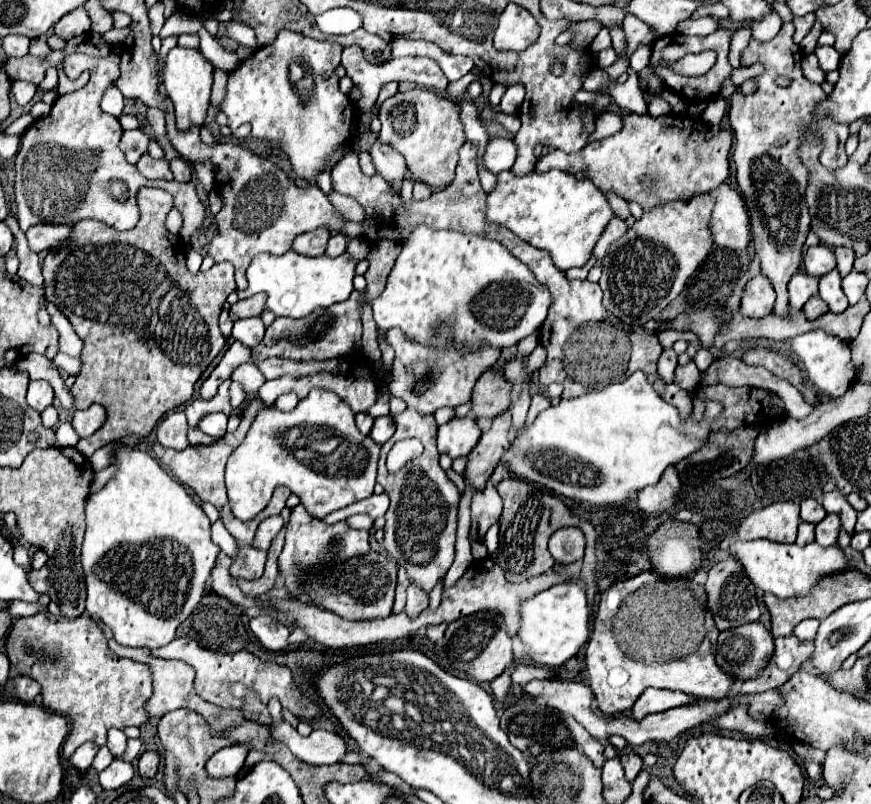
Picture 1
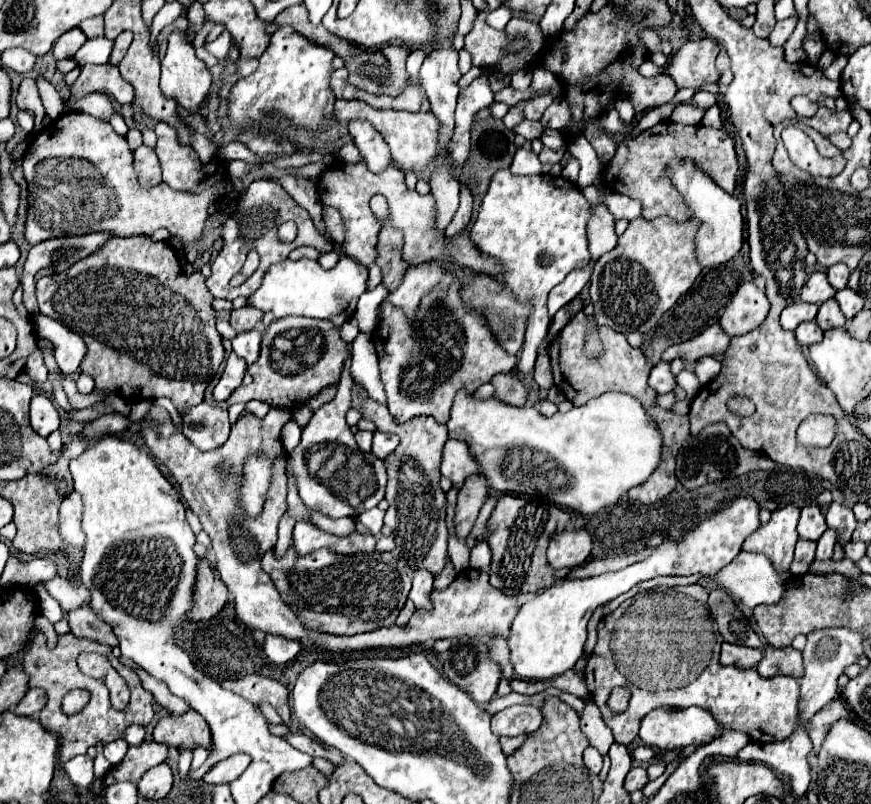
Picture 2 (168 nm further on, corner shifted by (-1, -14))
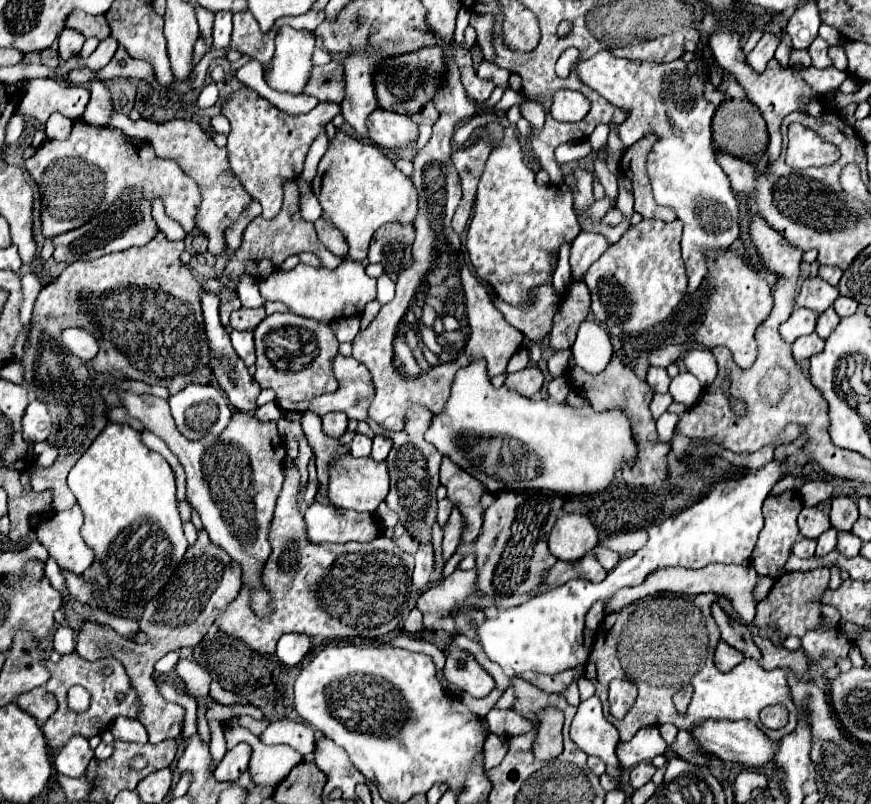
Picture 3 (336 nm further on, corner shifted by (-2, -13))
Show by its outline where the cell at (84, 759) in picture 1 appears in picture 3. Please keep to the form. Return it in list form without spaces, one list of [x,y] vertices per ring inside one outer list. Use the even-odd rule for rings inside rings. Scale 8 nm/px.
[[[75,737],[67,743],[67,747],[63,747],[63,751],[57,751],[53,755],[53,765],[61,775],[83,777],[91,759],[93,759],[93,751],[89,749],[87,739]]]

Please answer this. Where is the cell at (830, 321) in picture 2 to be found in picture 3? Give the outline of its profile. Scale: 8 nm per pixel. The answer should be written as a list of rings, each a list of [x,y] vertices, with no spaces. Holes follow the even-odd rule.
[[[829,307],[827,311],[823,311],[819,317],[817,317],[817,327],[815,327],[815,333],[817,335],[821,335],[823,339],[827,339],[829,335],[831,335],[831,331],[837,327],[837,323],[839,323],[841,319],[839,319],[839,315],[835,313],[835,309],[833,307]]]

